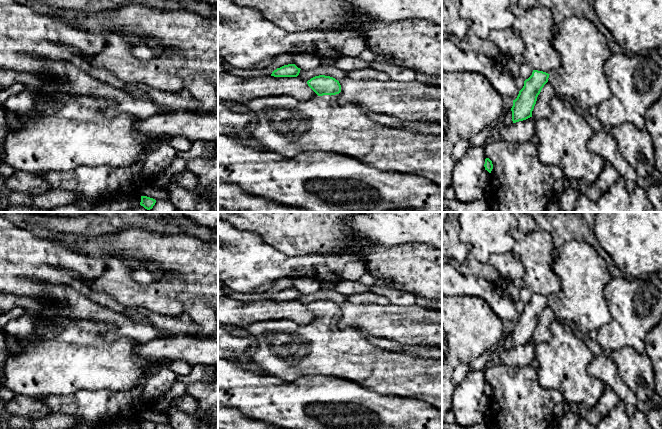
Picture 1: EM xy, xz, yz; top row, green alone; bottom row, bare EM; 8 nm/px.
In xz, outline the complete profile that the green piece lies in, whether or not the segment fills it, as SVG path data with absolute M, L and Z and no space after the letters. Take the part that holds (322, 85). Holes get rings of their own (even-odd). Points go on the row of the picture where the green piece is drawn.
M319 75L307 81L317 94L309 100L296 100L290 96L263 96L249 101L238 102L249 108L254 115L256 128L251 137L263 144L267 151L286 157L295 157L301 152L326 151L356 158L383 171L411 174L426 178L442 186L442 136L415 133L405 129L382 126L370 118L360 107L340 104L336 94L341 85L333 77Z

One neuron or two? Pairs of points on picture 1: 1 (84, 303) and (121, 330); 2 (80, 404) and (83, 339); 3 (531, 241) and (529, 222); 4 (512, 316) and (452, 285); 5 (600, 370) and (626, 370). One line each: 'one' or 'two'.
1: one
2: two
3: two
4: one
5: two

